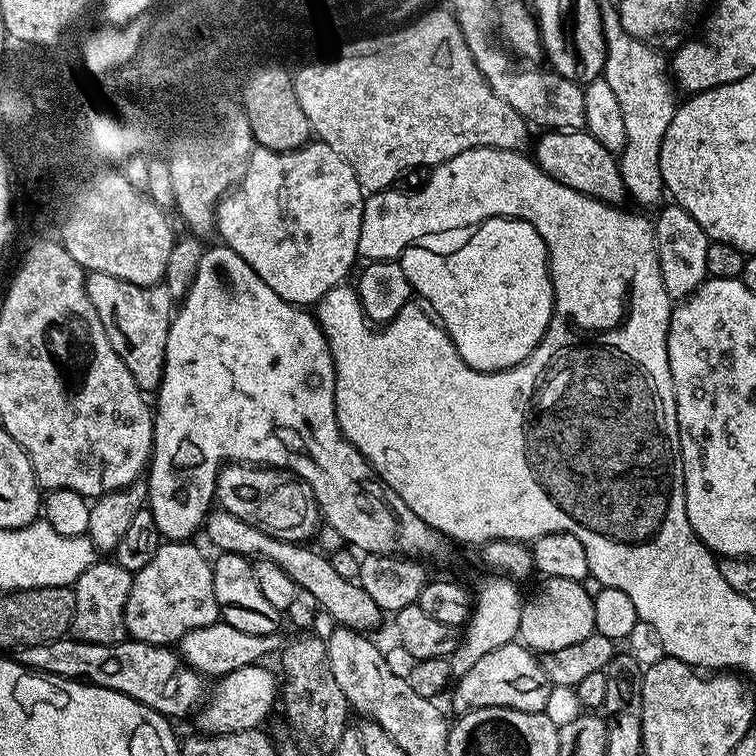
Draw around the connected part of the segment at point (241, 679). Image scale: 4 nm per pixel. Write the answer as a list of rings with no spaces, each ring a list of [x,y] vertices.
[[[263,663],[251,664],[250,666],[242,666],[242,670],[234,670],[230,674],[219,677],[215,681],[216,689],[211,689],[210,695],[203,701],[202,707],[195,713],[196,724],[201,733],[210,736],[221,736],[222,734],[234,734],[242,730],[250,730],[251,728],[260,728],[263,720],[272,712],[272,707],[277,707],[278,697],[282,692],[282,684],[270,669],[264,668]]]

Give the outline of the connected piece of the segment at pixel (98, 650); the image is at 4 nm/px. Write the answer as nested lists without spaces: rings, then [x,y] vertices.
[[[65,638],[46,642],[42,646],[15,649],[14,658],[36,672],[45,672],[47,676],[61,676],[67,680],[97,684],[99,688],[121,692],[169,718],[184,716],[188,711],[191,713],[206,696],[205,677],[195,672],[183,656],[171,647],[147,644],[131,638],[125,638],[118,644],[95,644]]]

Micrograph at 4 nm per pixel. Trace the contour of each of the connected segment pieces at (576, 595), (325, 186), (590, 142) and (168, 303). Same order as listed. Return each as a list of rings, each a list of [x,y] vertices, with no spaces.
[[[547,577],[538,592],[521,605],[518,636],[525,647],[538,654],[552,653],[582,642],[594,632],[594,600],[579,581]]]
[[[309,142],[303,148],[293,152],[275,152],[269,148],[257,146],[252,149],[252,157],[246,166],[246,174],[243,180],[217,206],[215,229],[218,231],[218,236],[220,232],[221,238],[224,239],[221,241],[230,250],[234,250],[234,254],[242,257],[254,270],[254,274],[258,274],[258,278],[262,278],[262,282],[266,282],[266,286],[270,286],[270,290],[274,290],[274,294],[278,294],[286,302],[297,306],[316,306],[319,305],[321,298],[331,288],[336,288],[339,284],[345,283],[349,279],[347,277],[348,271],[351,270],[352,263],[358,260],[358,238],[360,237],[360,227],[362,226],[365,199],[366,193],[361,188],[354,170],[350,170],[350,166],[345,160],[338,154],[334,154],[334,150],[330,150],[330,146],[319,142]]]
[[[548,130],[543,135],[536,144],[534,159],[550,178],[604,204],[620,206],[625,203],[626,191],[620,177],[617,153],[606,150],[606,146],[602,146],[602,142],[598,142],[586,130]]]
[[[88,272],[87,277],[90,300],[94,302],[94,310],[98,310],[98,318],[102,318],[106,326],[118,358],[126,362],[130,374],[134,374],[134,382],[138,382],[145,394],[155,393],[164,380],[164,359],[174,315],[172,291],[164,282],[143,288],[101,272]]]

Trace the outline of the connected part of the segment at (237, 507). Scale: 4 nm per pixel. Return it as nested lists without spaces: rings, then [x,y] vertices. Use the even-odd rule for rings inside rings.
[[[225,464],[220,470],[220,477],[216,479],[215,499],[223,511],[242,518],[242,522],[246,522],[250,526],[263,528],[265,532],[273,533],[281,540],[311,541],[317,535],[322,524],[320,508],[316,505],[316,499],[310,486],[283,468],[266,468],[250,464]]]

